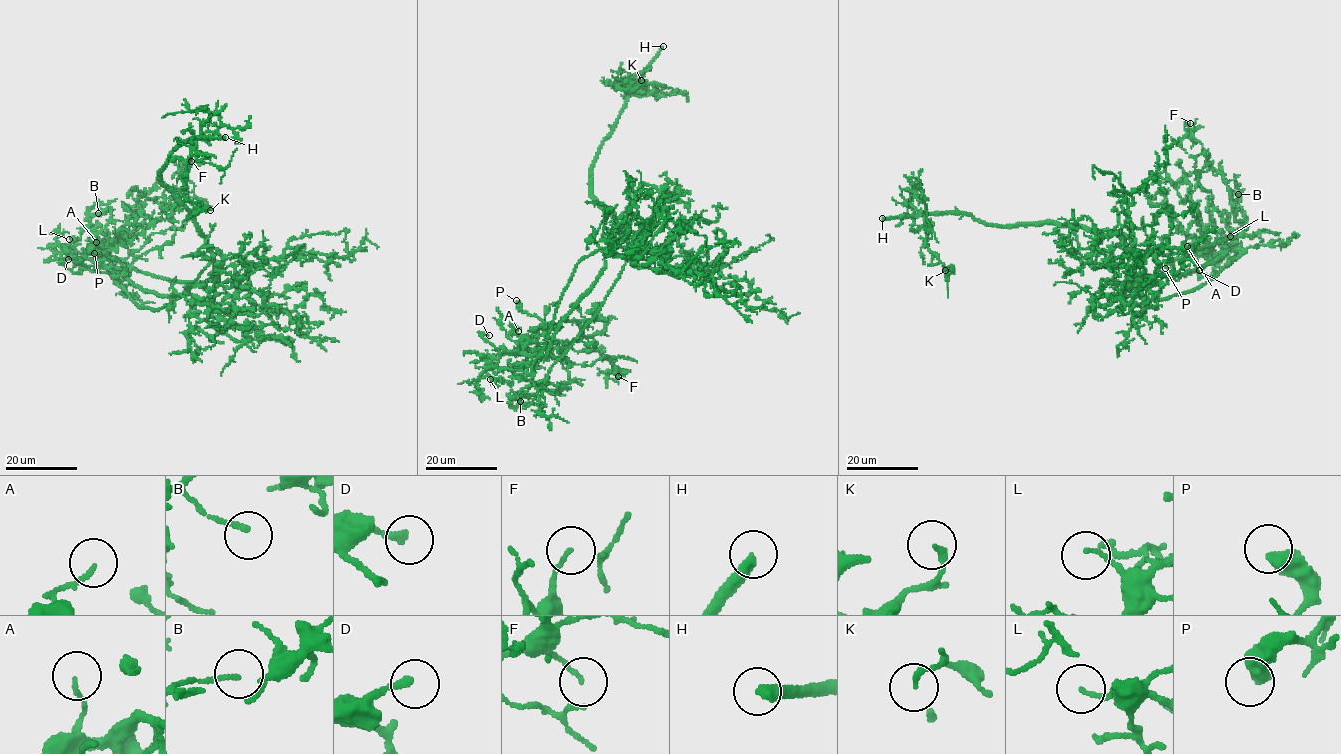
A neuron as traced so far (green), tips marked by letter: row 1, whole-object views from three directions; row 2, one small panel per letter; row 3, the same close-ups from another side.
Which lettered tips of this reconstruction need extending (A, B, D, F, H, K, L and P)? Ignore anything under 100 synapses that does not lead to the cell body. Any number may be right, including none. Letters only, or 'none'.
H

